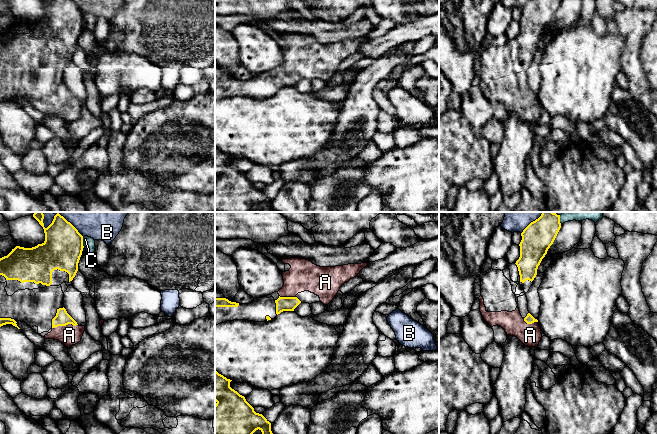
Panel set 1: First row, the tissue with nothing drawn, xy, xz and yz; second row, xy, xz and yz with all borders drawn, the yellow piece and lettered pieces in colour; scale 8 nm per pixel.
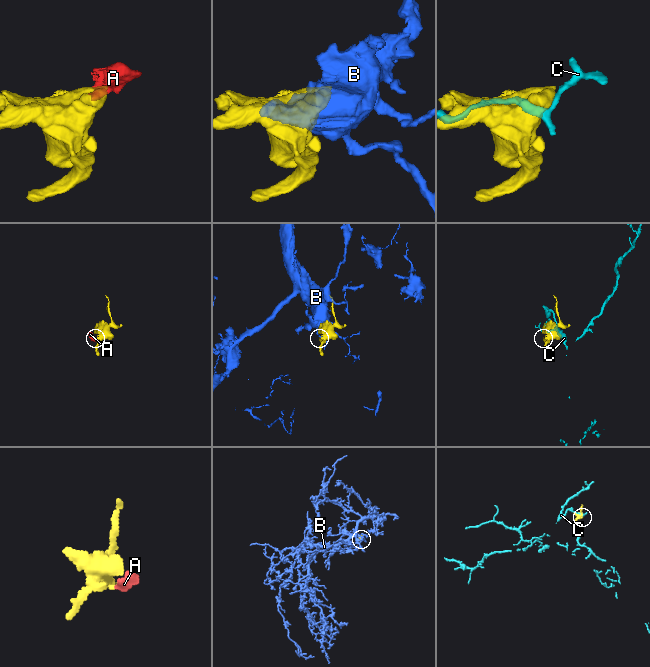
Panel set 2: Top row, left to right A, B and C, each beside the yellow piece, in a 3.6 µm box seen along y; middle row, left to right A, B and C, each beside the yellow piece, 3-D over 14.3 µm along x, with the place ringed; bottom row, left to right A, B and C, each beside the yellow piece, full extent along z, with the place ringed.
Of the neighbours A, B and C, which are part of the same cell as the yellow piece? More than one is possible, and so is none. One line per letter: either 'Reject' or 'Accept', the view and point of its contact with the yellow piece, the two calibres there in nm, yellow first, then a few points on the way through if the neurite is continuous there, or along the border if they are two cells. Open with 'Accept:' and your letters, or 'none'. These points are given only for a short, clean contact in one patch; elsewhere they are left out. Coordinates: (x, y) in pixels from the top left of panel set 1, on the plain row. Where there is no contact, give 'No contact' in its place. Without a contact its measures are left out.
Accept: A
A: Accept. Touches yellow at xy (64, 101). Thickness 120 nm (yellow) against 170 nm. Path across: xy (62, 94), (64, 101), (69, 111)
B: Reject. Touches yellow at xy (77, 6). Thickness 320 nm (yellow) against 140 nm
C: Reject. Touches yellow at xy (82, 18). Thickness 320 nm (yellow) against 100 nm

